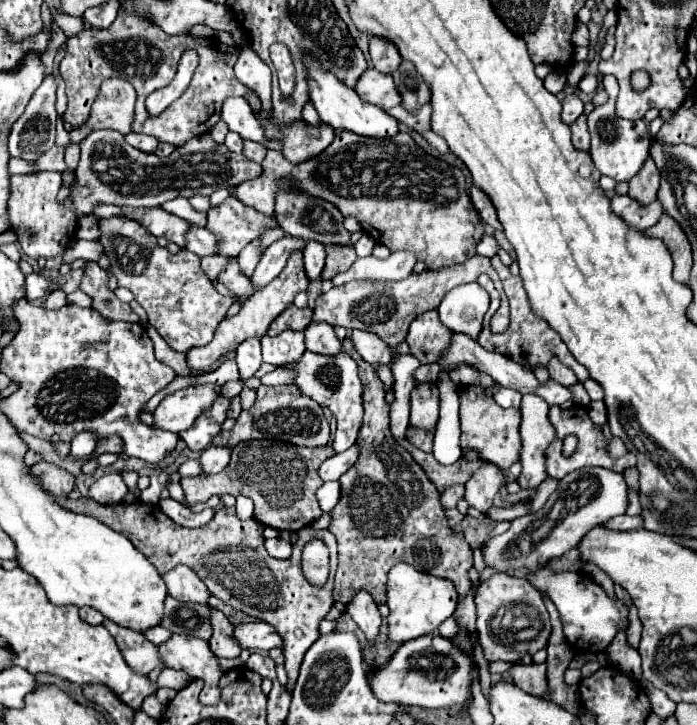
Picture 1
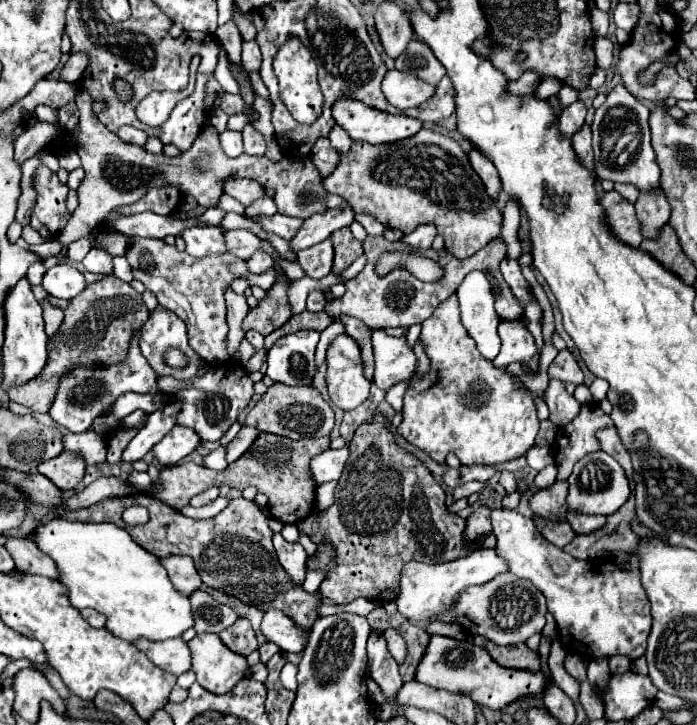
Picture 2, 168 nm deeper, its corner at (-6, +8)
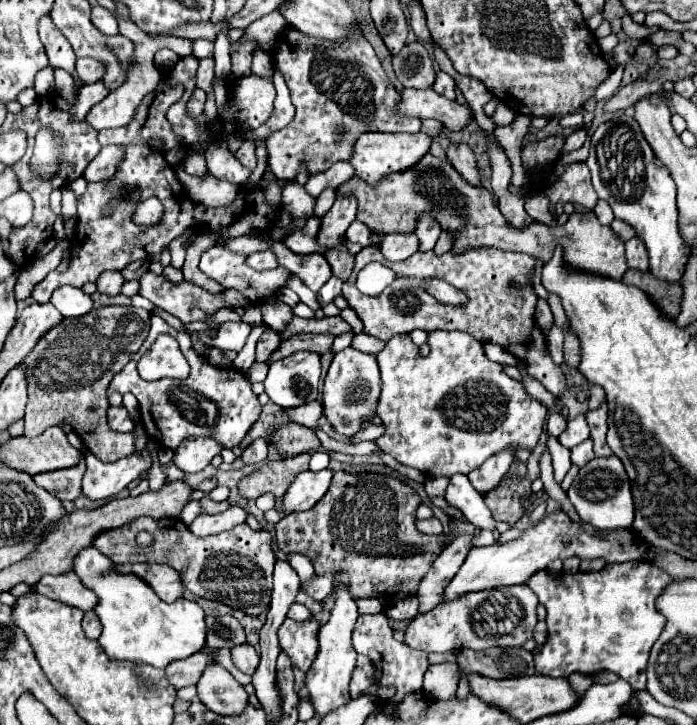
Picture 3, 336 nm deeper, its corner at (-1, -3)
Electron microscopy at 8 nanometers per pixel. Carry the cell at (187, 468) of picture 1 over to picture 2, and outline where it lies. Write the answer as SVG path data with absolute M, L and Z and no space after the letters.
M220 446L218 450L210 452L204 456L204 466L212 468L212 470L224 470L228 466L226 458L224 458L224 446Z

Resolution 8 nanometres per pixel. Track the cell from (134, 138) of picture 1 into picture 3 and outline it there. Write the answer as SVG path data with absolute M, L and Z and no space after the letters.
M107 145L101 149L101 153L87 165L83 177L87 183L95 183L95 181L105 181L115 173L117 163L123 157L123 149L119 145Z

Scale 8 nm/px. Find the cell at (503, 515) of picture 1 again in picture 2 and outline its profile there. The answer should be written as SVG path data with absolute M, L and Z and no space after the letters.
M556 482L552 488L538 490L530 496L530 510L536 516L564 520L564 500L568 492L568 482Z

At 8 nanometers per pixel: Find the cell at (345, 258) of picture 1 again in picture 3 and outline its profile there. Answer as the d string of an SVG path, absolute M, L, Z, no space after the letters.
M339 243L339 247L329 249L325 253L325 259L329 261L329 265L333 269L333 275L339 277L341 281L347 281L347 277L353 271L353 263L355 263L355 257L349 253L347 245L345 243Z

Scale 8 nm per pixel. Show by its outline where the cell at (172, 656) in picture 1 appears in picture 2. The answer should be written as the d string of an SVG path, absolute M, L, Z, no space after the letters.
M196 634L188 642L188 648L192 652L192 660L200 660L194 664L196 680L208 692L230 692L236 682L244 676L244 666L240 660L246 658L226 648L218 634Z

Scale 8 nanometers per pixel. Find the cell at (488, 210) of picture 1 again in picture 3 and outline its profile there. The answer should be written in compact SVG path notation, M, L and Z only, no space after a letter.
M451 143L445 153L447 153L449 161L453 163L453 167L455 167L471 185L477 185L477 187L483 185L483 173L481 173L481 169L477 167L475 155L473 155L473 151L469 149L469 145L465 145L465 143Z

